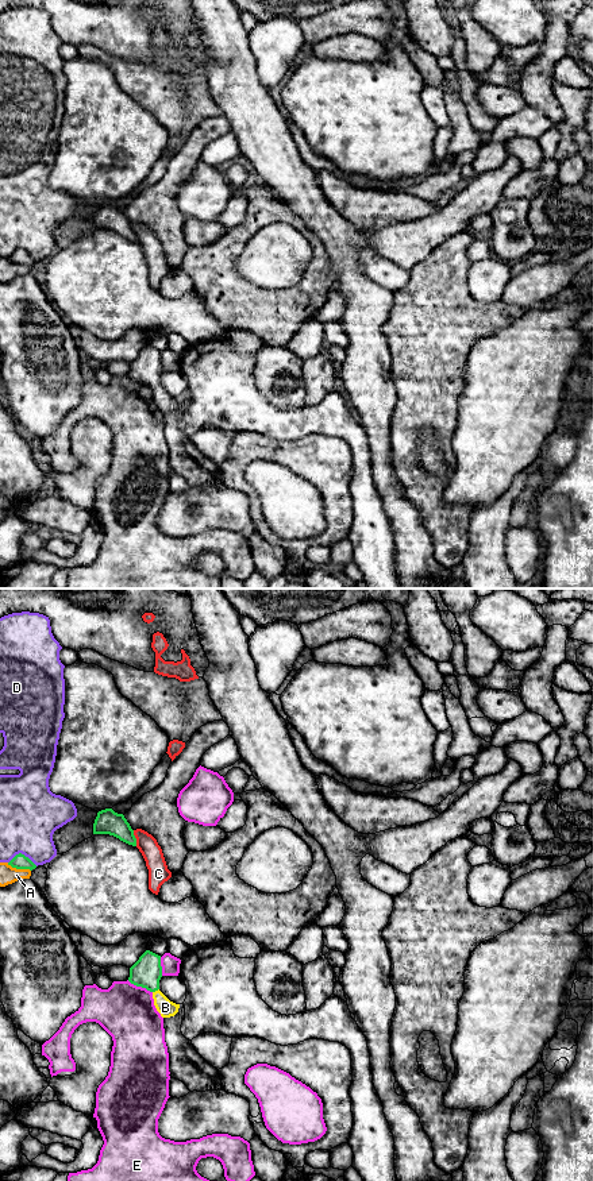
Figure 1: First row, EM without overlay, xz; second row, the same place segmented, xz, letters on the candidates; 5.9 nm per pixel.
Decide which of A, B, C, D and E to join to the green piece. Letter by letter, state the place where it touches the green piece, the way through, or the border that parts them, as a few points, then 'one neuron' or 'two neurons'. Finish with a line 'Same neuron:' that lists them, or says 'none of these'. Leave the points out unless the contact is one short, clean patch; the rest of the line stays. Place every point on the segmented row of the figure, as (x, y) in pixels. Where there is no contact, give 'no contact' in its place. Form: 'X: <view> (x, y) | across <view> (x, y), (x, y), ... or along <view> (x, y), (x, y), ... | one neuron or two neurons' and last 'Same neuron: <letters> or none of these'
A: xz (19, 868) | two neurons
B: xz (156, 990) | across xz (146, 972), (156, 990), (165, 1007) | one neuron
C: xz (135, 838) | two neurons
D: xz (23, 855) | two neurons
E: xz (139, 985) | two neurons
Same neuron: B

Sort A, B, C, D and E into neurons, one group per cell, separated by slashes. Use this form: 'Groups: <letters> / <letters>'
Groups: A / B / C / D / E

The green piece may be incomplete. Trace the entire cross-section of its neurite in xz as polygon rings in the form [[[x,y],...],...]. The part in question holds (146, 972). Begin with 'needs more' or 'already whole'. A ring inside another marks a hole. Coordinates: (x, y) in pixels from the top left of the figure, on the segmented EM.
needs more; [[[146,950],[139,960],[130,968],[128,981],[136,987],[146,988],[153,993],[154,1006],[162,1018],[174,1016],[180,1004],[170,1001],[159,991],[162,977],[161,956]]]

